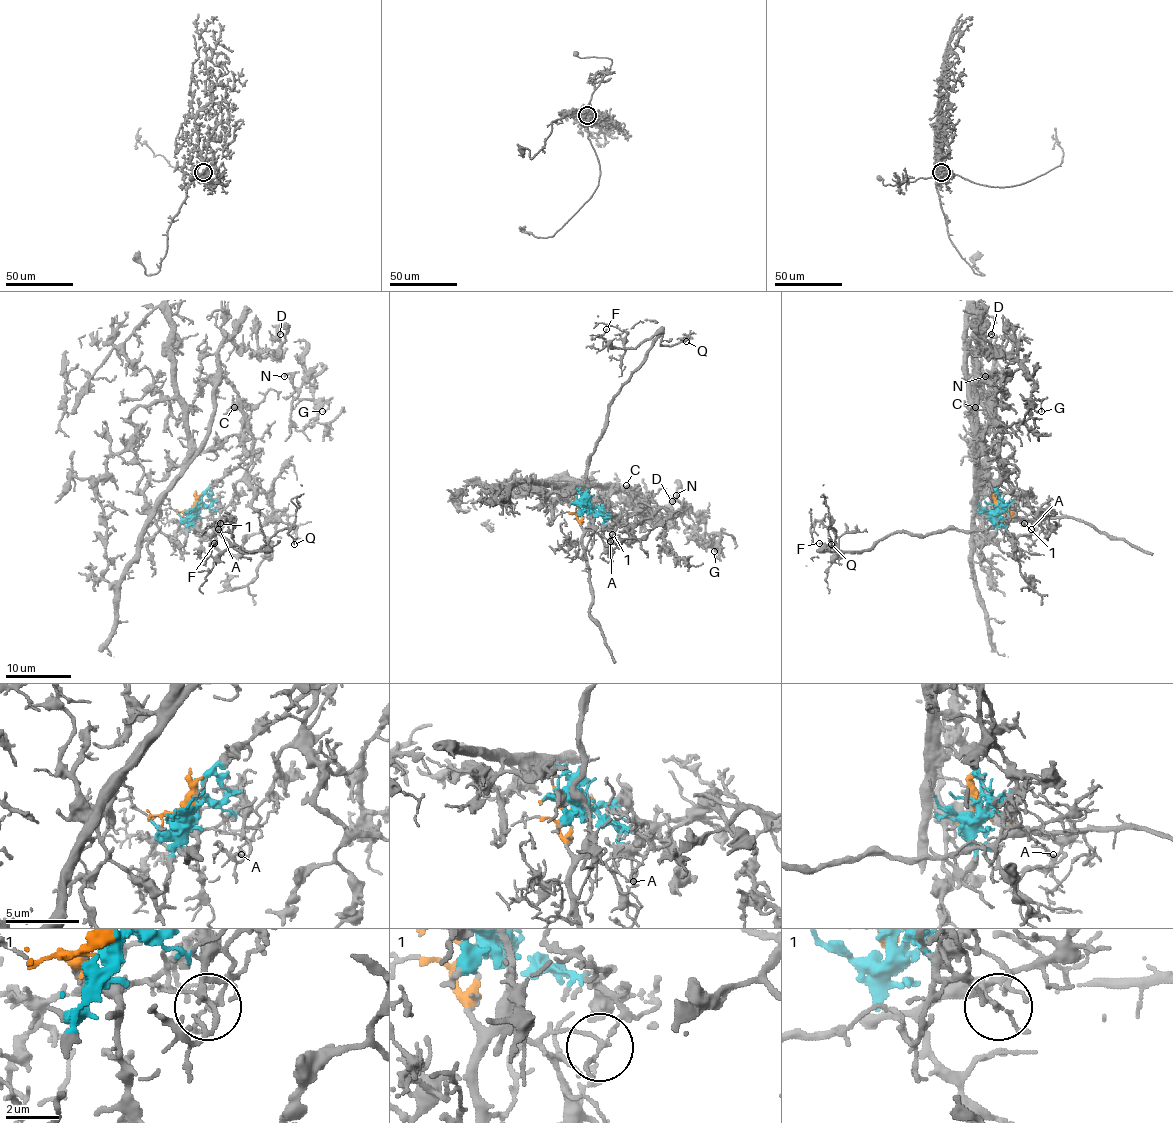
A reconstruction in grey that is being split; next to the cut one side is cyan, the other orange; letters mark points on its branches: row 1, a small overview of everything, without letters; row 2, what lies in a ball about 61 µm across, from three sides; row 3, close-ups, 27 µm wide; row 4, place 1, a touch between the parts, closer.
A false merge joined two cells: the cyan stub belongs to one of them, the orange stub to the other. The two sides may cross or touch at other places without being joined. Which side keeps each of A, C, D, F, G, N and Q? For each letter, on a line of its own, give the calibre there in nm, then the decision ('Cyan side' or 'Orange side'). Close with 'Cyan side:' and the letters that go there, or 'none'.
A: Thickness 120 nm. Orange side
C: Thickness 180 nm. Cyan side
D: Thickness 150 nm. Cyan side
F: Thickness 140 nm. Orange side
G: Thickness 130 nm. Cyan side
N: Thickness 170 nm. Cyan side
Q: Thickness 70 nm. Orange side
Cyan side: C, D, G, N

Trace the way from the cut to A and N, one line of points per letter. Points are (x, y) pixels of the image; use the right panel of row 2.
A: (997, 508), (1013, 513), (1031, 529)
N: (997, 508), (997, 485), (1005, 473), (992, 409), (1007, 406), (1003, 390), (1005, 396), (992, 375), (985, 377)

